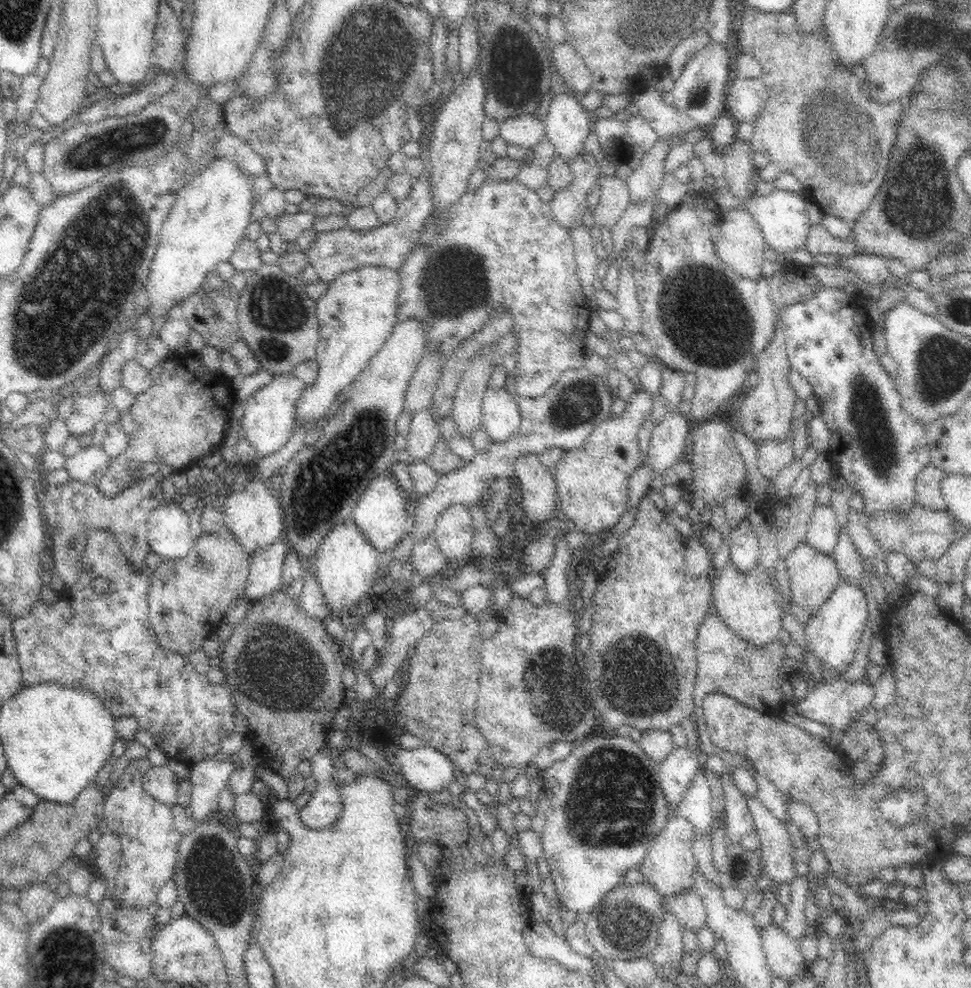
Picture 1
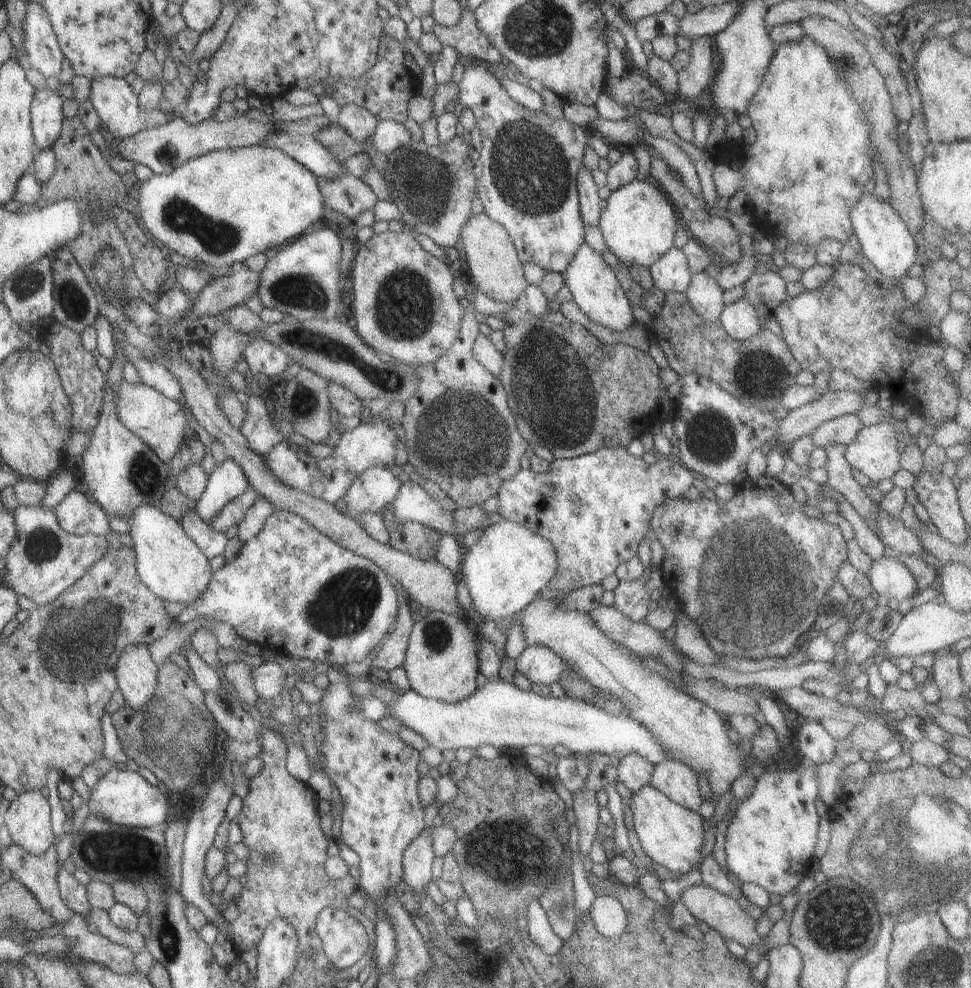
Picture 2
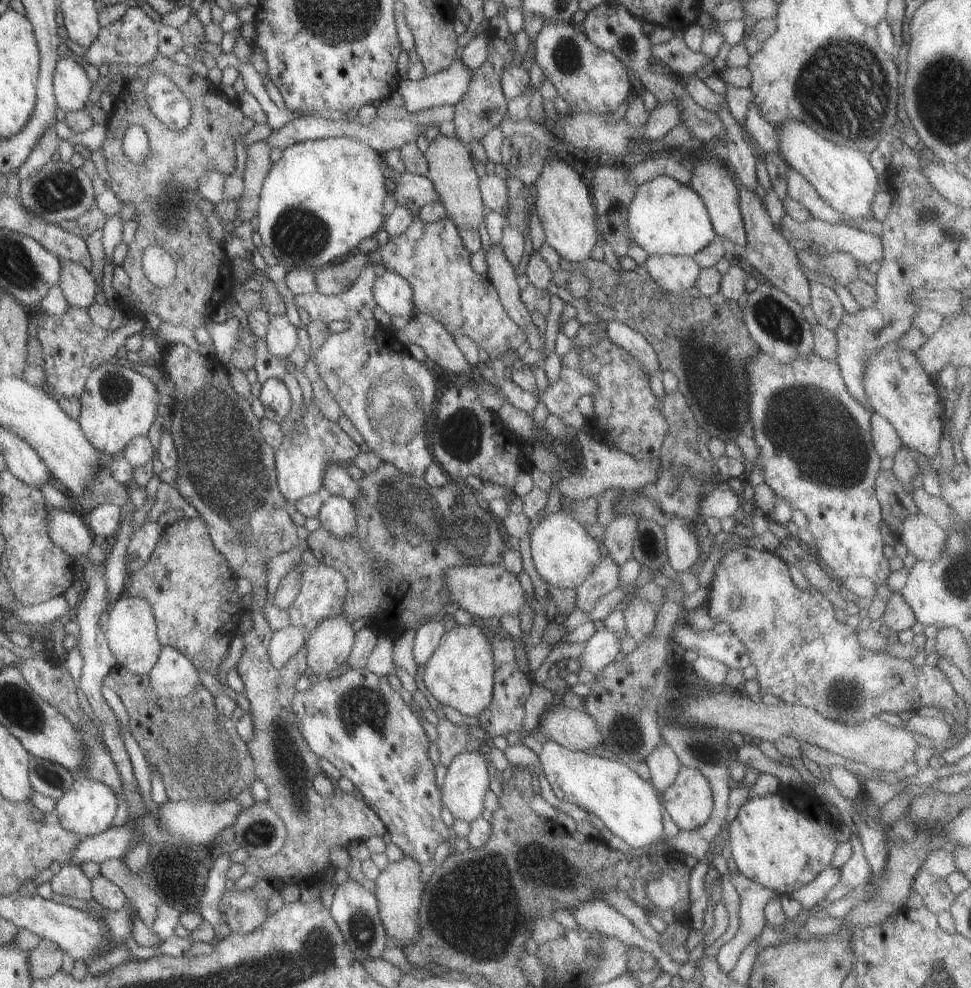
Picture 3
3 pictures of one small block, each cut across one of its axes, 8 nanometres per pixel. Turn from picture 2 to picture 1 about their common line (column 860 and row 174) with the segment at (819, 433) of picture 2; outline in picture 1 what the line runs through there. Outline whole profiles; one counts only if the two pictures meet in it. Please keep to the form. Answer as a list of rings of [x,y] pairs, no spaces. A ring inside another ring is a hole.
[[[425,168],[424,173],[412,185],[410,194],[397,205],[394,220],[383,227],[370,230],[352,230],[348,226],[340,230],[317,232],[309,248],[303,251],[306,260],[322,281],[330,283],[340,274],[358,266],[392,266],[400,268],[407,258],[415,252],[425,229],[425,222],[432,213],[430,181]]]

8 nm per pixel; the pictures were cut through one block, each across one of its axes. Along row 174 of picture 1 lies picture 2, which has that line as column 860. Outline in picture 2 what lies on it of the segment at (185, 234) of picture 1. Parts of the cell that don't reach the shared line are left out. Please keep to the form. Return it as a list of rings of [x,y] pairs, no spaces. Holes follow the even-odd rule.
[[[869,194],[861,196],[849,209],[849,220],[860,248],[860,254],[872,264],[872,267],[884,277],[899,280],[906,274],[907,269],[917,262],[916,243],[906,224],[891,208],[889,202]]]

